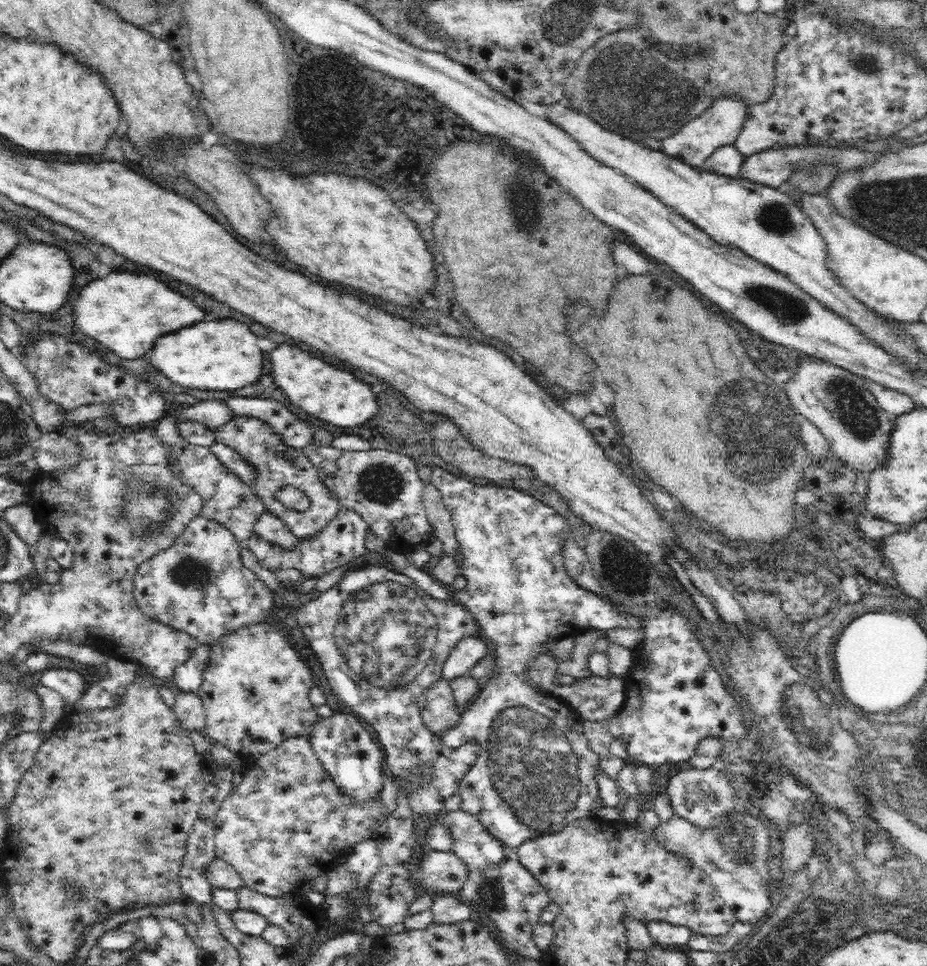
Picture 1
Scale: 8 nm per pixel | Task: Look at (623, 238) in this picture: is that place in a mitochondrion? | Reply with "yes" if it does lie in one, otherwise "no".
no

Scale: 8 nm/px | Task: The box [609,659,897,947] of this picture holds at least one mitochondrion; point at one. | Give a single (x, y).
(729, 862)

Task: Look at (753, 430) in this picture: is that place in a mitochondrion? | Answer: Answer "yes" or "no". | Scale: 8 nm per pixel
yes

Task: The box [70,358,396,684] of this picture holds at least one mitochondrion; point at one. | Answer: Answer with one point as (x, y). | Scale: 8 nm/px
(164, 499)

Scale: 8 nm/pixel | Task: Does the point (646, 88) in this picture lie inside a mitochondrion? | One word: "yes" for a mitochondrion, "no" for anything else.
yes

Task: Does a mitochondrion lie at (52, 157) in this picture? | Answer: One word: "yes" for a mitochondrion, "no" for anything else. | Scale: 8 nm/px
no

